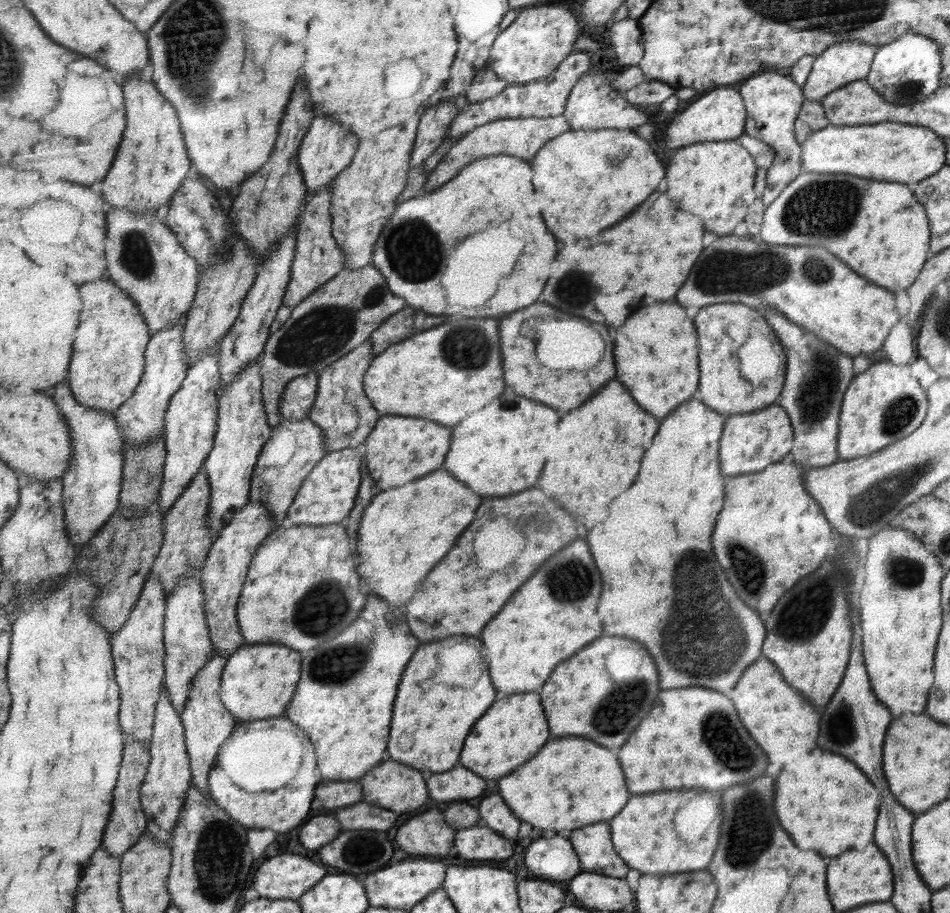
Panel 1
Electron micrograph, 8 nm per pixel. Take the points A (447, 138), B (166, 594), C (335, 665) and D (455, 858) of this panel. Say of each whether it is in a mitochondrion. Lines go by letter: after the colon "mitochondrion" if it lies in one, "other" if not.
A: other
B: other
C: mitochondrion
D: other

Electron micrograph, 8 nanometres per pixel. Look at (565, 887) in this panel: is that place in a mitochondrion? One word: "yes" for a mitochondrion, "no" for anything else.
no

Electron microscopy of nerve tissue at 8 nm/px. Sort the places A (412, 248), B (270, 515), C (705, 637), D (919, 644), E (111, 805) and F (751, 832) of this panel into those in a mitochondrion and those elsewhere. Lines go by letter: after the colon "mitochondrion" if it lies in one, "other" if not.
A: mitochondrion
B: other
C: mitochondrion
D: other
E: other
F: mitochondrion

